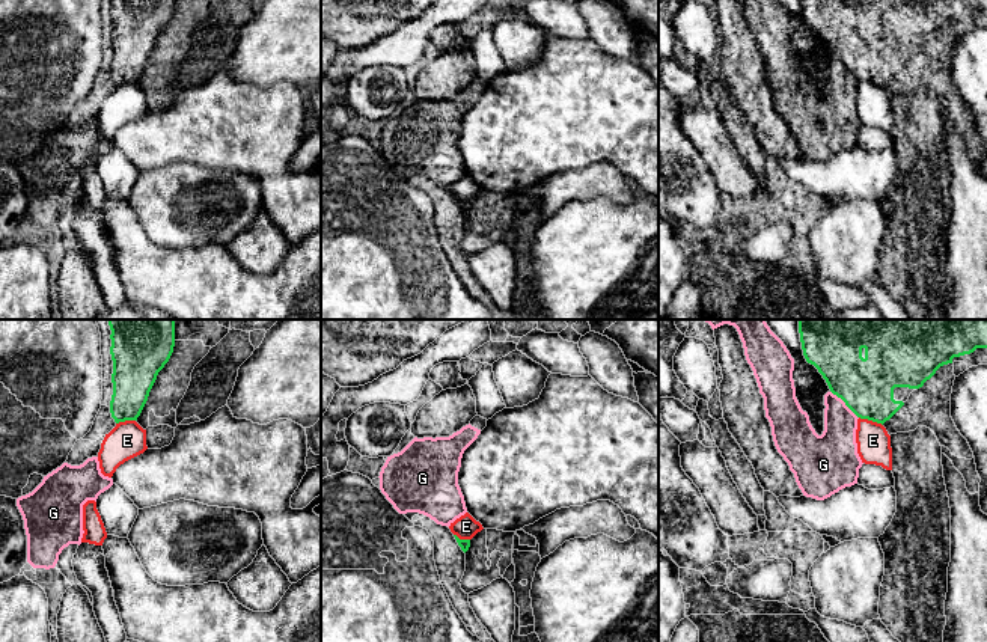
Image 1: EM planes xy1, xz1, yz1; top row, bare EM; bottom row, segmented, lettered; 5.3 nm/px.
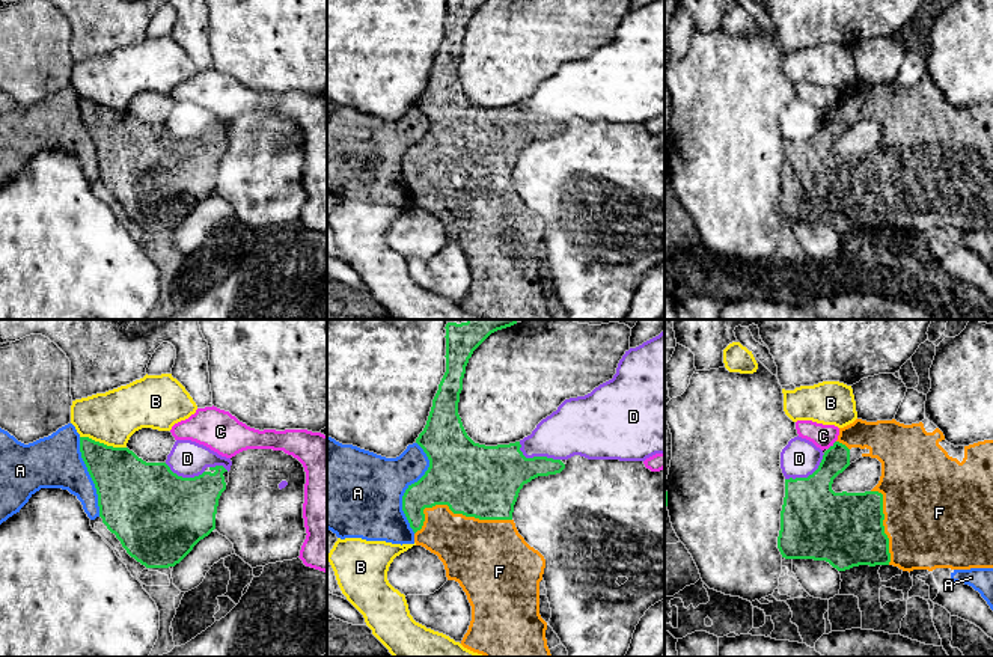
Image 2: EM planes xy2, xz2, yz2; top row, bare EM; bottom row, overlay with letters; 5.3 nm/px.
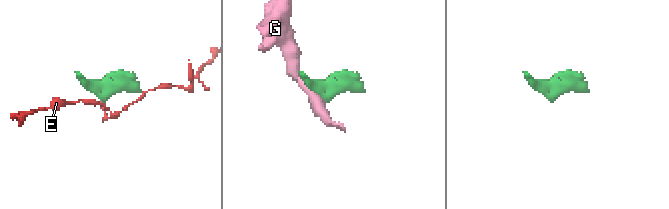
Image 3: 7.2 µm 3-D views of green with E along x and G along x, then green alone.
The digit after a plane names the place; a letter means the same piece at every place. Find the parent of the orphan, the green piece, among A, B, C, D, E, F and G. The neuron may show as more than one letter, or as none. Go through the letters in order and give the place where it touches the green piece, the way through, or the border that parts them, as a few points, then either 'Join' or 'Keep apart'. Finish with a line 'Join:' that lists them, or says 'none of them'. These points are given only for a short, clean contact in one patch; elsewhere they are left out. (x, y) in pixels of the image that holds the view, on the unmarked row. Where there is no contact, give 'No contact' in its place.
A: Touches green at xz2 (409, 149). Keep apart
B: Touches green at xy2 (103, 106). Keep apart
C: Touches green at yz2 (834, 107). Boundary: yz2 (835, 103), (828, 112). Keep apart
D: Touches green at xz2 (535, 119). Boundary: xz2 (519, 104), (520, 113), (526, 119), (552, 119), (559, 122). Keep apart
E: Touches green at yz1 (871, 82). Boundary: yz1 (859, 79), (882, 88). Keep apart
F: Touches green at xz2 (455, 175). Join
G: Touches green at yz1 (846, 67). Keep apart
Join: F

